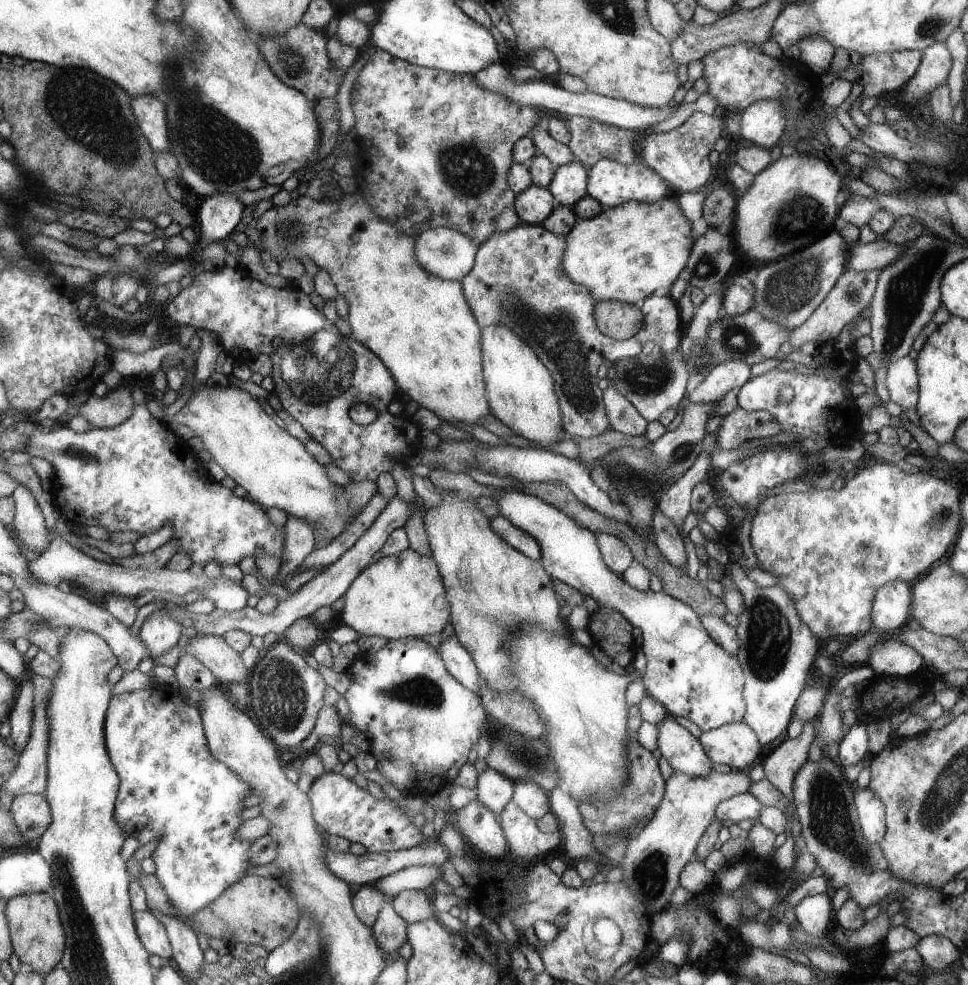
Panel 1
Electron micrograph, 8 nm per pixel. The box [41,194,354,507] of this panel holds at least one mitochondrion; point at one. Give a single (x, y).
(79, 452)

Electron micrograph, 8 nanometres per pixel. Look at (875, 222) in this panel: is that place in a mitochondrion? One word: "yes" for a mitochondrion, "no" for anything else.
no

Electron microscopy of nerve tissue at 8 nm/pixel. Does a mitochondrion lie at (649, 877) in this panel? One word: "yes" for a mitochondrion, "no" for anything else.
yes

